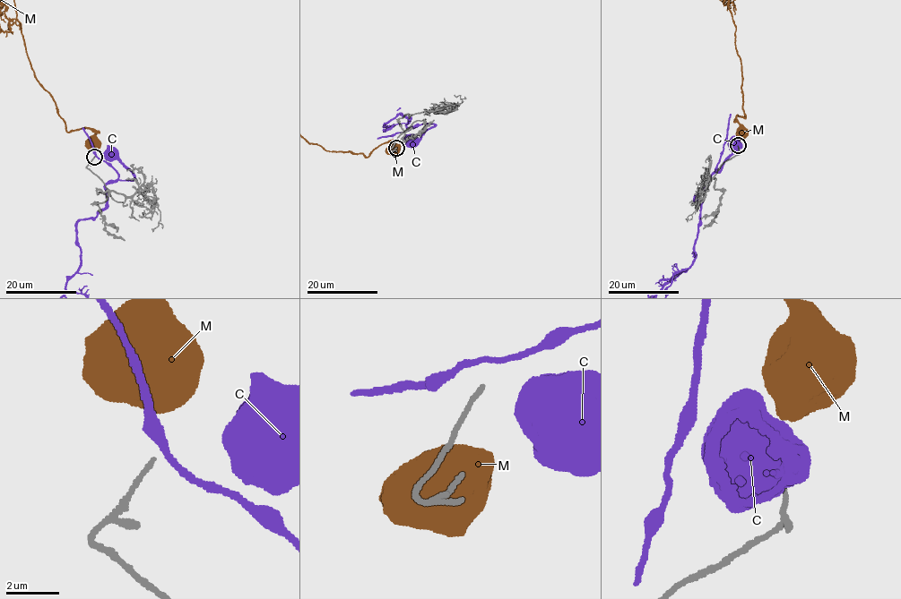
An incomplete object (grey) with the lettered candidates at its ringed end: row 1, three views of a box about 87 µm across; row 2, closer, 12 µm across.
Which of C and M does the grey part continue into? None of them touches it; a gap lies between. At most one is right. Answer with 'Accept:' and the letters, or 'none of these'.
Accept: none of these

